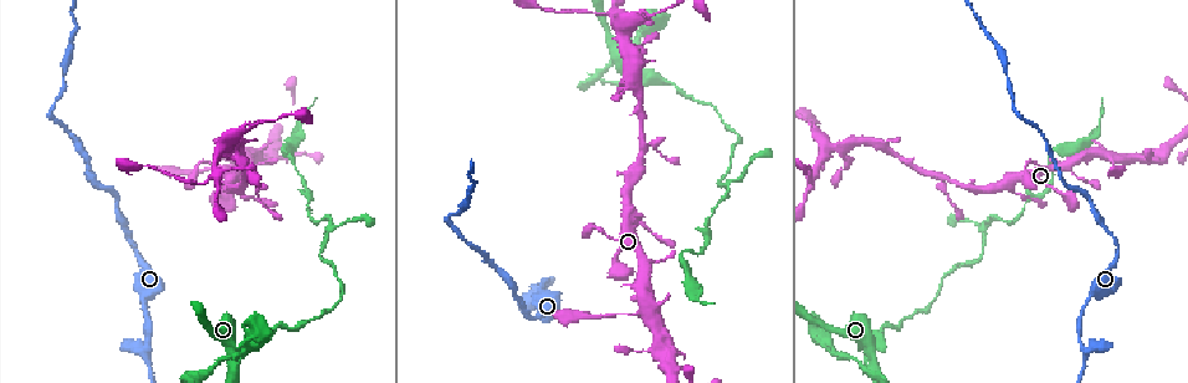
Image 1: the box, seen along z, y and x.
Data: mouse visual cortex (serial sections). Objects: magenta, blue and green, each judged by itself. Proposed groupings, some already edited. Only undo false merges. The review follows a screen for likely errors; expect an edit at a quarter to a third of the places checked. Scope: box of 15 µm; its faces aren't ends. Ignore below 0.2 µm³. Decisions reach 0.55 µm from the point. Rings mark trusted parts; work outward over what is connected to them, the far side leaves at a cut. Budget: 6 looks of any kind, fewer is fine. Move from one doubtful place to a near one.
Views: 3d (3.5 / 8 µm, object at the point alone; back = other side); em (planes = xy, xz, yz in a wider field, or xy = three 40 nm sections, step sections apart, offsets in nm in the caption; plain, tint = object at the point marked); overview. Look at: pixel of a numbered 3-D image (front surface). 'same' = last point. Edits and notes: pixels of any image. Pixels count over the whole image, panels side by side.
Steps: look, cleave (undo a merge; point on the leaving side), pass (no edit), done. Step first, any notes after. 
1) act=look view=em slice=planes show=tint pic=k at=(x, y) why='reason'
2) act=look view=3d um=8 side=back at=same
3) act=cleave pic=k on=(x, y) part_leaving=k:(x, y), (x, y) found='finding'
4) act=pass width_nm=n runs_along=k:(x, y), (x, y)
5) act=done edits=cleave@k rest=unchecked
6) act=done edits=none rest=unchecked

act=look view=3d um=8 pic=1 at=(599, 75) why='sharp bend'

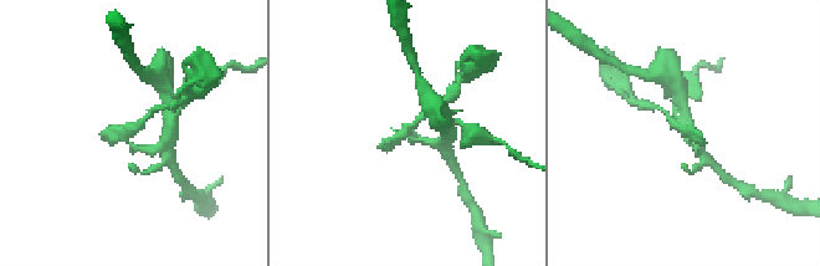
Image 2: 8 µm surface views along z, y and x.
act=look view=em slice=planes show=tint pic=2 at=(691, 131) why='now the EM'

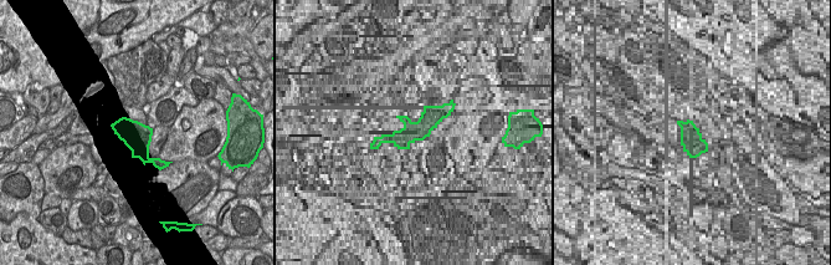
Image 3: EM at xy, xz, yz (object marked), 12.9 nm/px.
act=cleave pic=2 on=(131, 126) part_leaving=2:(126, 139), (123, 133), (153, 111) found='two cells meet here'

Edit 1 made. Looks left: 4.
act=look view=3d um=3.5 pic=1 at=(647, 310) why='small branch off a trunk'

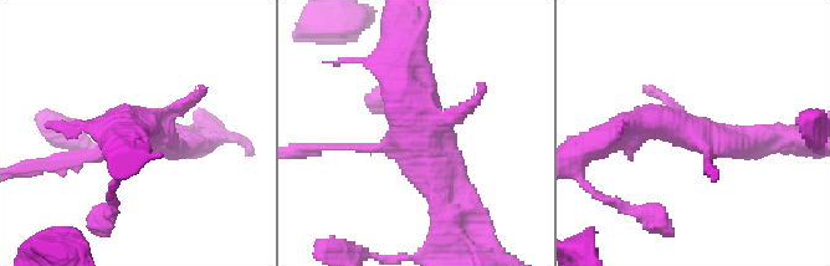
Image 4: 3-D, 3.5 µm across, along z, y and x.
act=look view=em slice=xy step=5 show=plain pic=4 at=(413, 133) why='need the tissue'

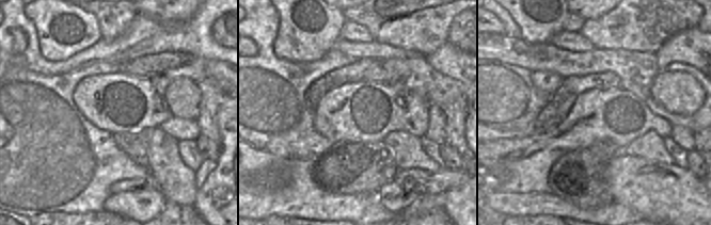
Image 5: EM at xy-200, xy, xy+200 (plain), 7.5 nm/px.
act=look view=em slice=xy step=5 show=tint at=same

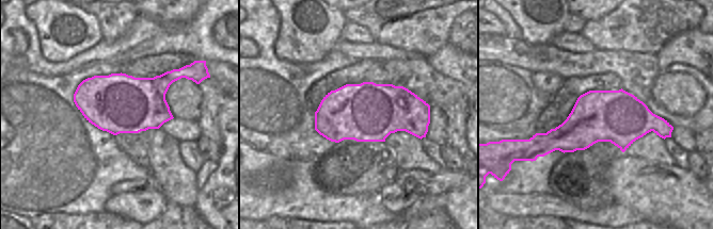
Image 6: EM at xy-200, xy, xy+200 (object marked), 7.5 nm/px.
act=pass runs_along=4:(399, 59), (415, 132), (445, 201) found='one cell here'

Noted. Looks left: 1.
act=done edits=cleave@2 rest=unchecked

